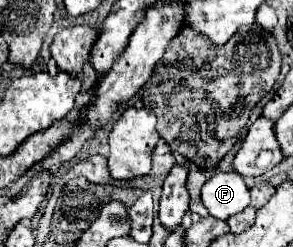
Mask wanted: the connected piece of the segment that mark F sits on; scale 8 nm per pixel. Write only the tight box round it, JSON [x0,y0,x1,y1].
[202,173,250,219]

